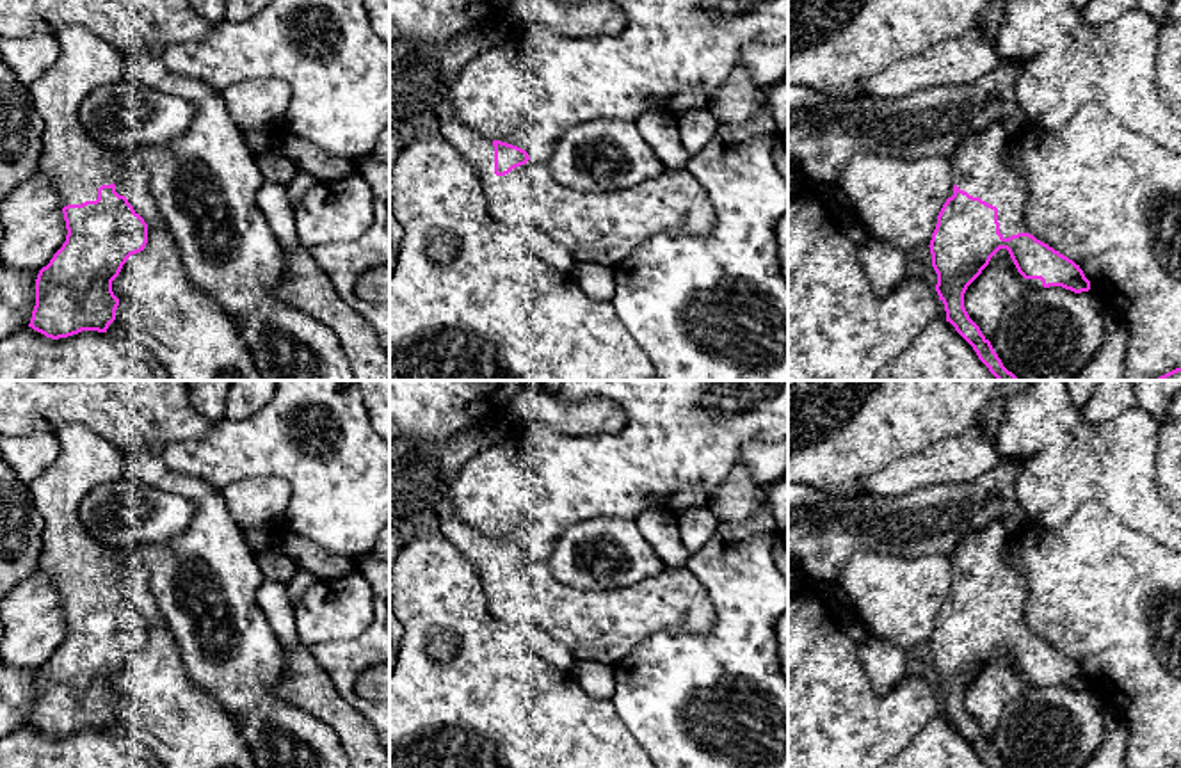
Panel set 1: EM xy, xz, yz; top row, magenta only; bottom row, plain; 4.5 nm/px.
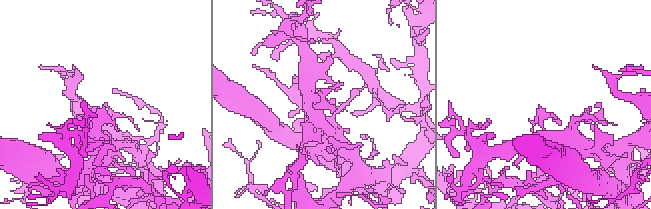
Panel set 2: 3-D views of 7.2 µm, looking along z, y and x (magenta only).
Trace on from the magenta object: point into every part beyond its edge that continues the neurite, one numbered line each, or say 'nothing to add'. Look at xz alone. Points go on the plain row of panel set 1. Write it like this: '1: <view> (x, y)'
1: xz (479, 548)

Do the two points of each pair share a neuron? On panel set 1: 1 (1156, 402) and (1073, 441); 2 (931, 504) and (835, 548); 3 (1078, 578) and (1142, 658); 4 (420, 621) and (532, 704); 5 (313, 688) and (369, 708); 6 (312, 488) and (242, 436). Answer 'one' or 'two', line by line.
1: two
2: one
3: one
4: one
5: two
6: one

